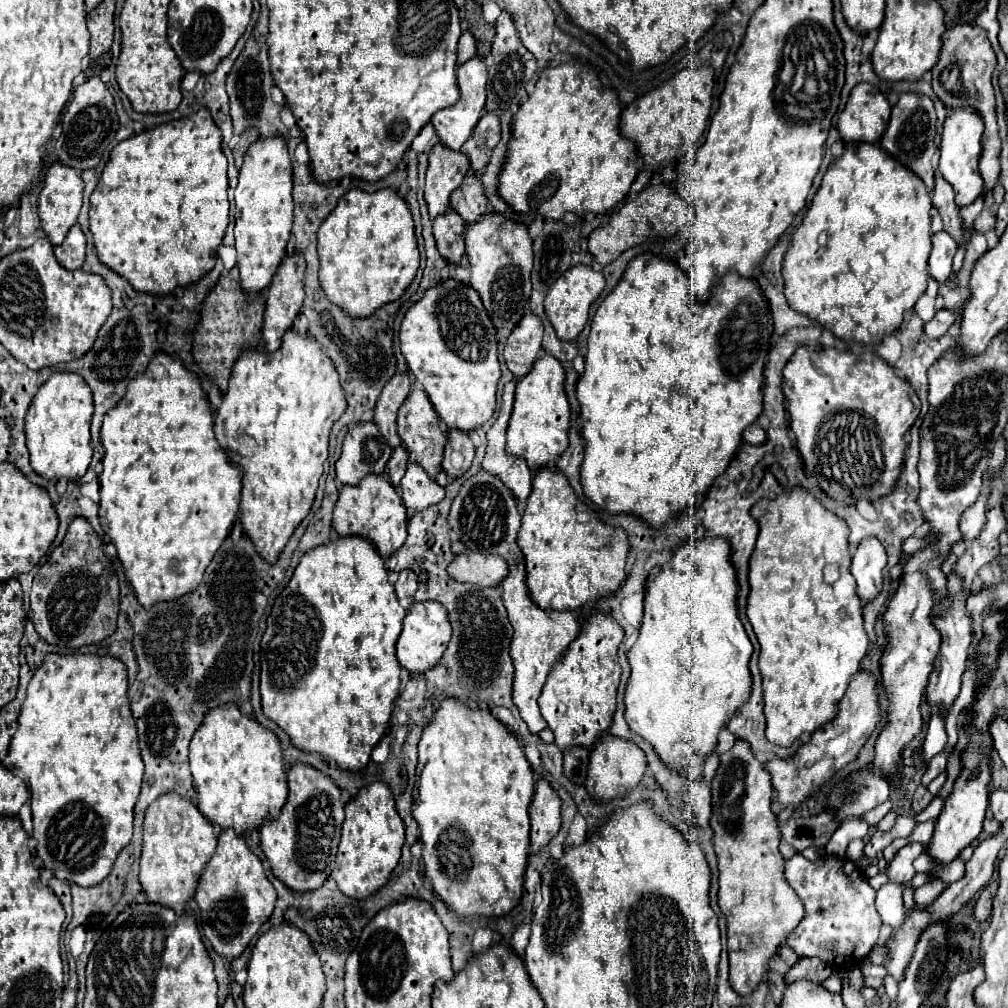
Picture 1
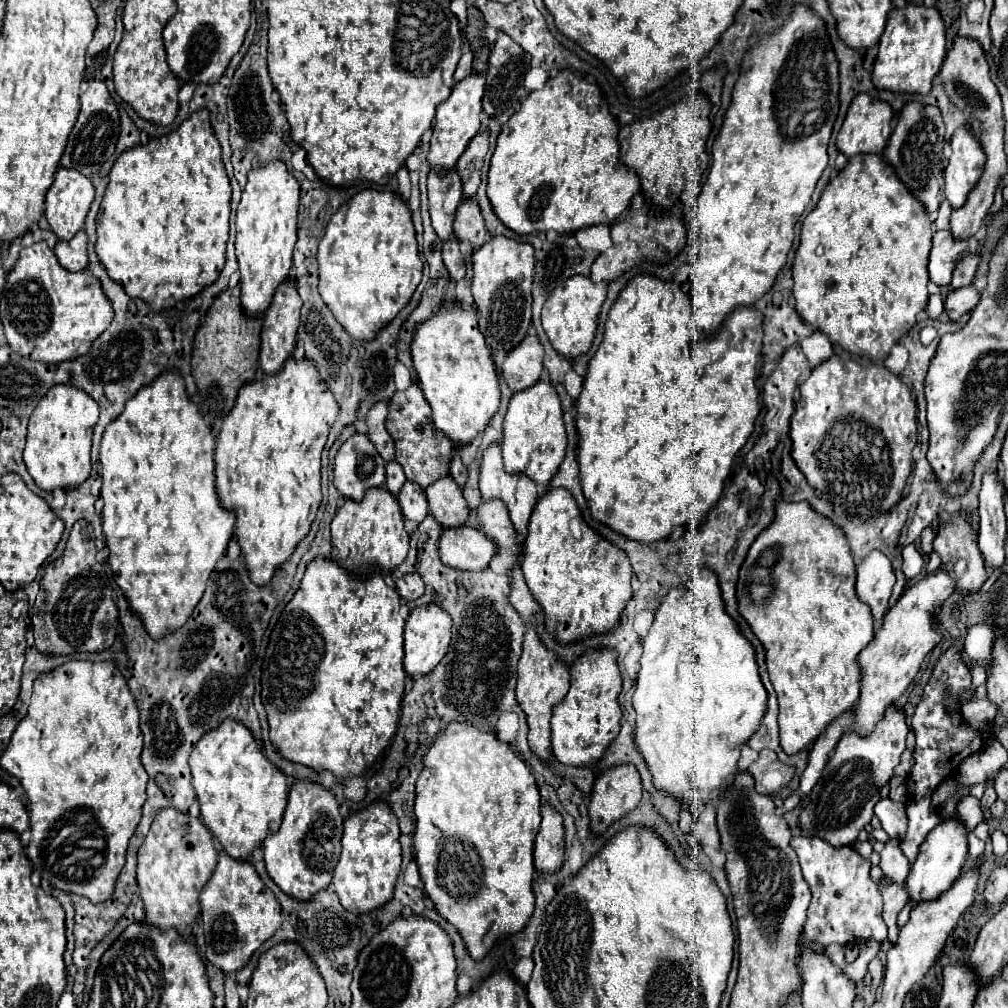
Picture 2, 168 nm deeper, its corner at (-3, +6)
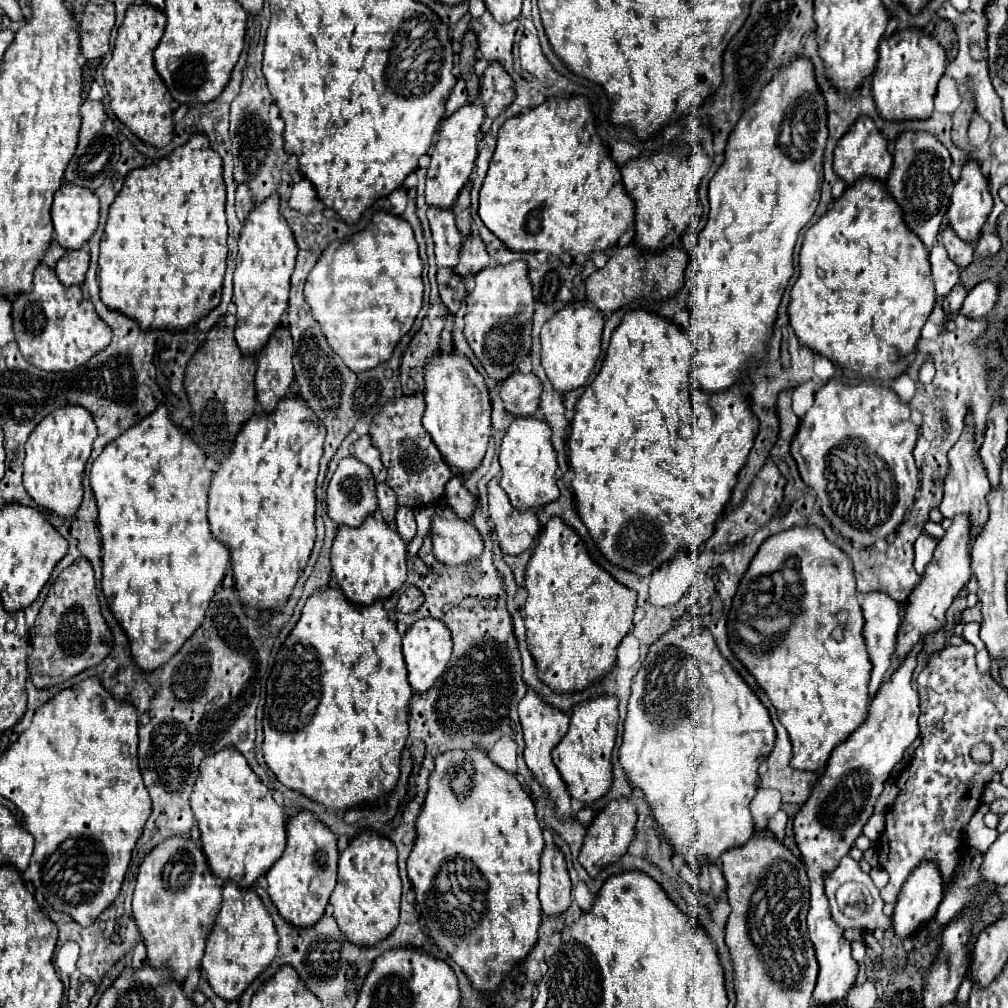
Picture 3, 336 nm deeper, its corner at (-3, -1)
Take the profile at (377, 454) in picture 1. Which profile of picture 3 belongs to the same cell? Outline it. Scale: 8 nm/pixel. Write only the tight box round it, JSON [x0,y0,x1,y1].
[327,457,377,527]

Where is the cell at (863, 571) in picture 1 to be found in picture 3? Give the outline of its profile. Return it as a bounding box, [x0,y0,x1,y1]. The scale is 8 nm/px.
[863,593,901,695]

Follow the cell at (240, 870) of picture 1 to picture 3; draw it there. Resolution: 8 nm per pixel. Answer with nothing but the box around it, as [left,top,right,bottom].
[201,883,277,1003]

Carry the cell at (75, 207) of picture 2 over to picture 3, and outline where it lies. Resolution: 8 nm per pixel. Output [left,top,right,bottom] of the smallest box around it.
[53,183,99,249]

